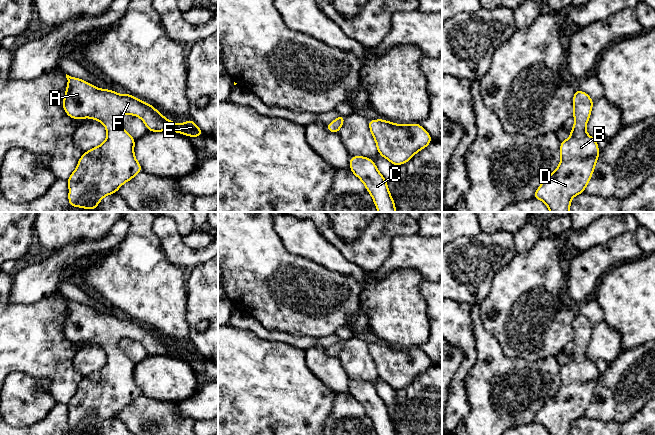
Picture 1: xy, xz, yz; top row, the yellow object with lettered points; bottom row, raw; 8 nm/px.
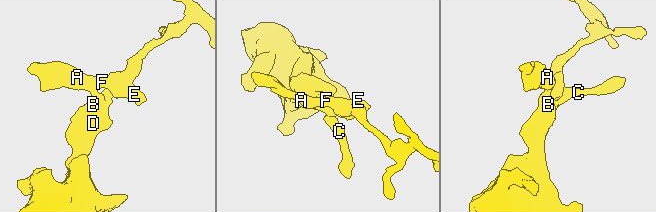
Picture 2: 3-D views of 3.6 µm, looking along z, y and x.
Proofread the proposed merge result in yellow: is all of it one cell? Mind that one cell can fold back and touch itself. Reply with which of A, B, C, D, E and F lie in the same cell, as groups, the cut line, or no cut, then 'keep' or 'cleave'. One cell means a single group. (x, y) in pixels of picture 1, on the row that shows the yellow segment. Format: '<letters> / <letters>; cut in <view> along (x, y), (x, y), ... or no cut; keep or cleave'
A B C D E F; no cut; keep

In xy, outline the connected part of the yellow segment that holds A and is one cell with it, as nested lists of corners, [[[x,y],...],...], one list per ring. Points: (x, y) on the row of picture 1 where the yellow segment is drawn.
[[[66,74],[68,86],[62,106],[73,119],[92,118],[105,125],[106,140],[83,153],[74,172],[67,179],[70,207],[94,210],[106,196],[142,170],[134,155],[135,139],[117,122],[123,114],[142,119],[148,131],[171,131],[189,137],[204,133],[192,119],[182,124],[166,119],[152,105],[129,93],[121,95],[99,89],[87,81]]]

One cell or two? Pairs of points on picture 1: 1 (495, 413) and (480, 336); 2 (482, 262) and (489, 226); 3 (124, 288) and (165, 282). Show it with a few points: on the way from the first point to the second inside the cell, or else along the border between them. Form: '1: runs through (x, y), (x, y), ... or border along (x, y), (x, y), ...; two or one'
1: runs through (492, 394), (492, 363), (490, 355); one
2: border along (481, 231), (488, 233), (508, 231), (512, 233); two
3: runs through (134, 284), (155, 284); one

